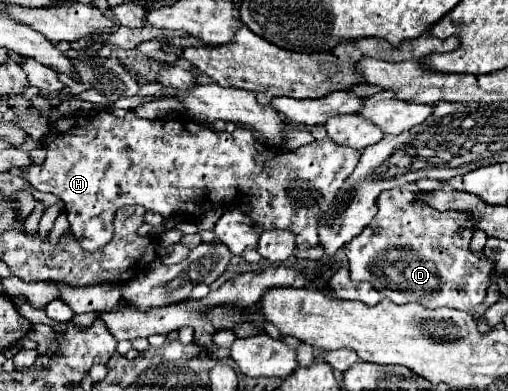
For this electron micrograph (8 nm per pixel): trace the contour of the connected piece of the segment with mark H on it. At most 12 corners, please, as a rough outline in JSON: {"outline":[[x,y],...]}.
{"outline":[[134,112],[62,118],[22,168],[86,250],[114,212],[234,206],[318,246],[360,158]]}

